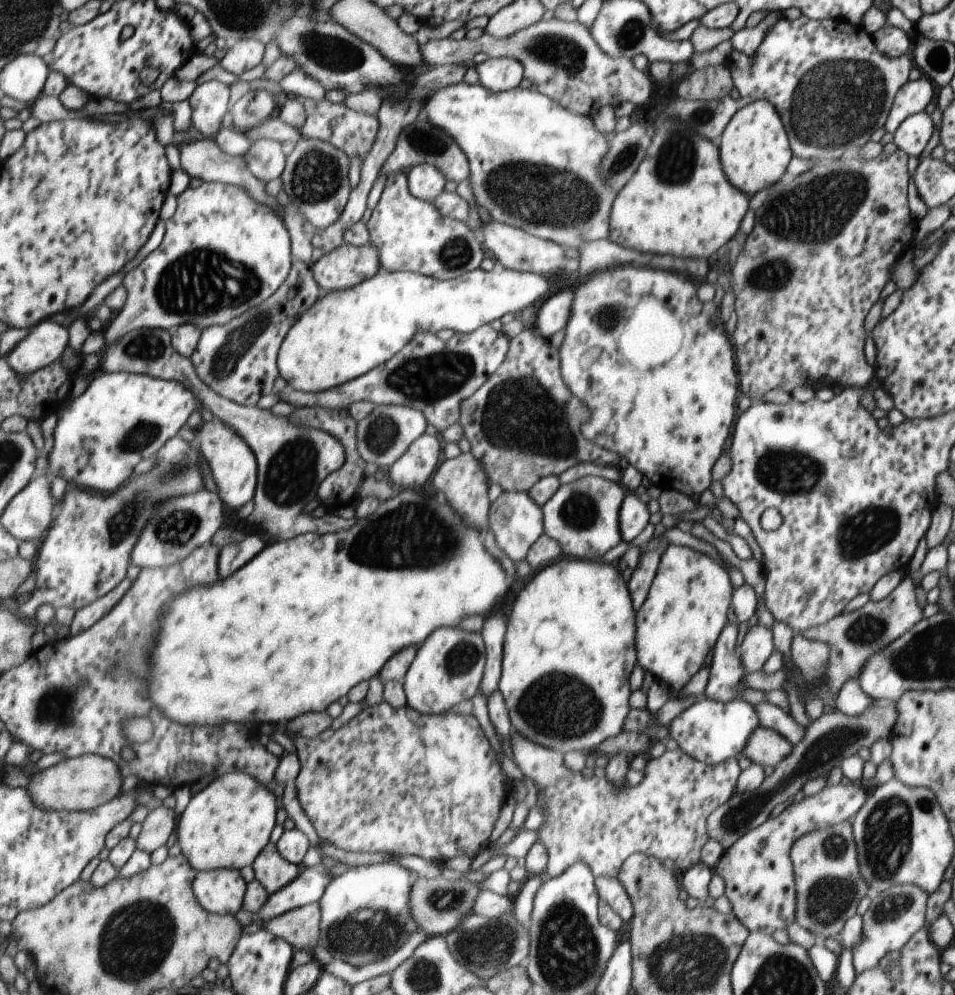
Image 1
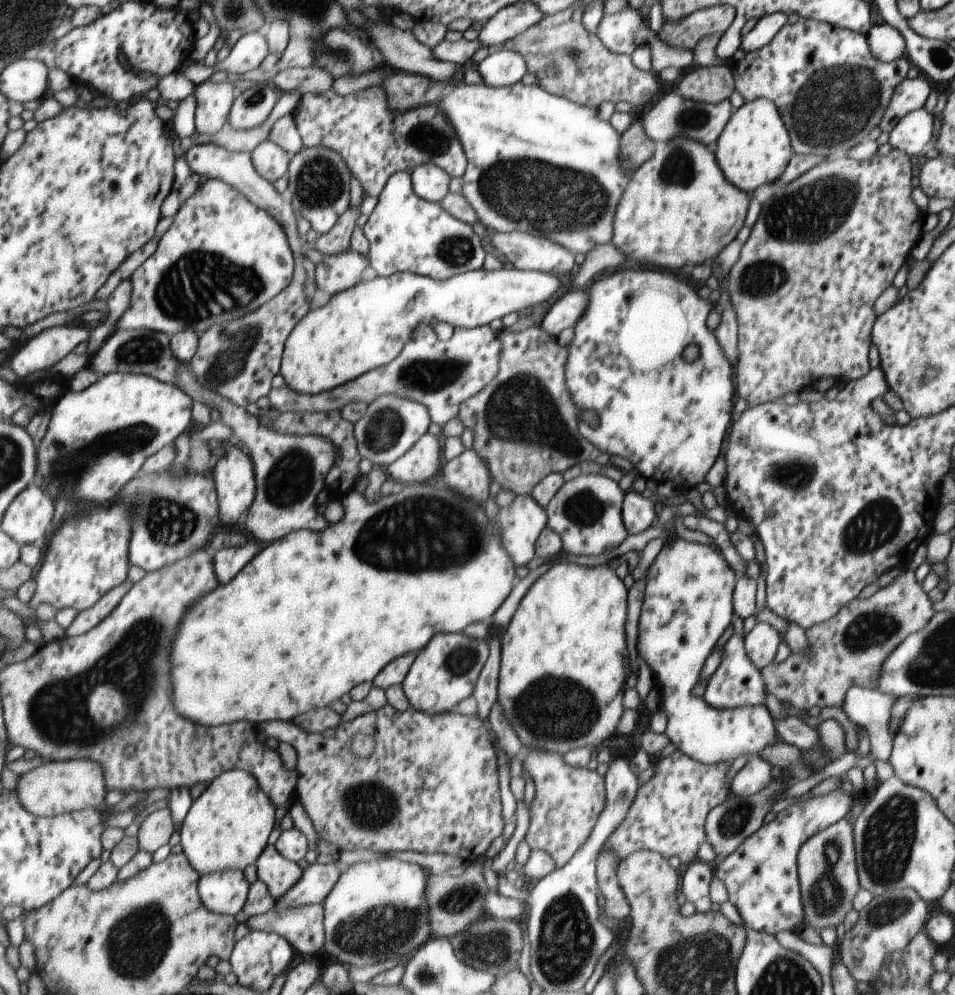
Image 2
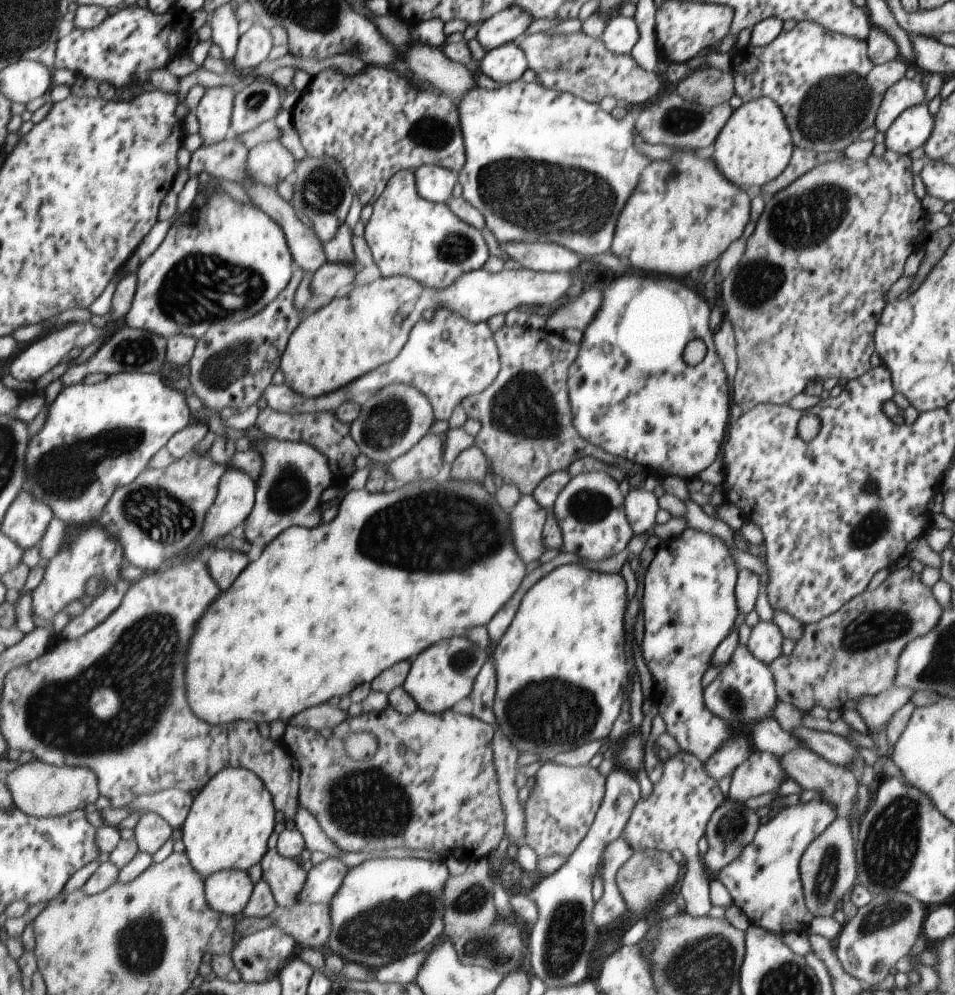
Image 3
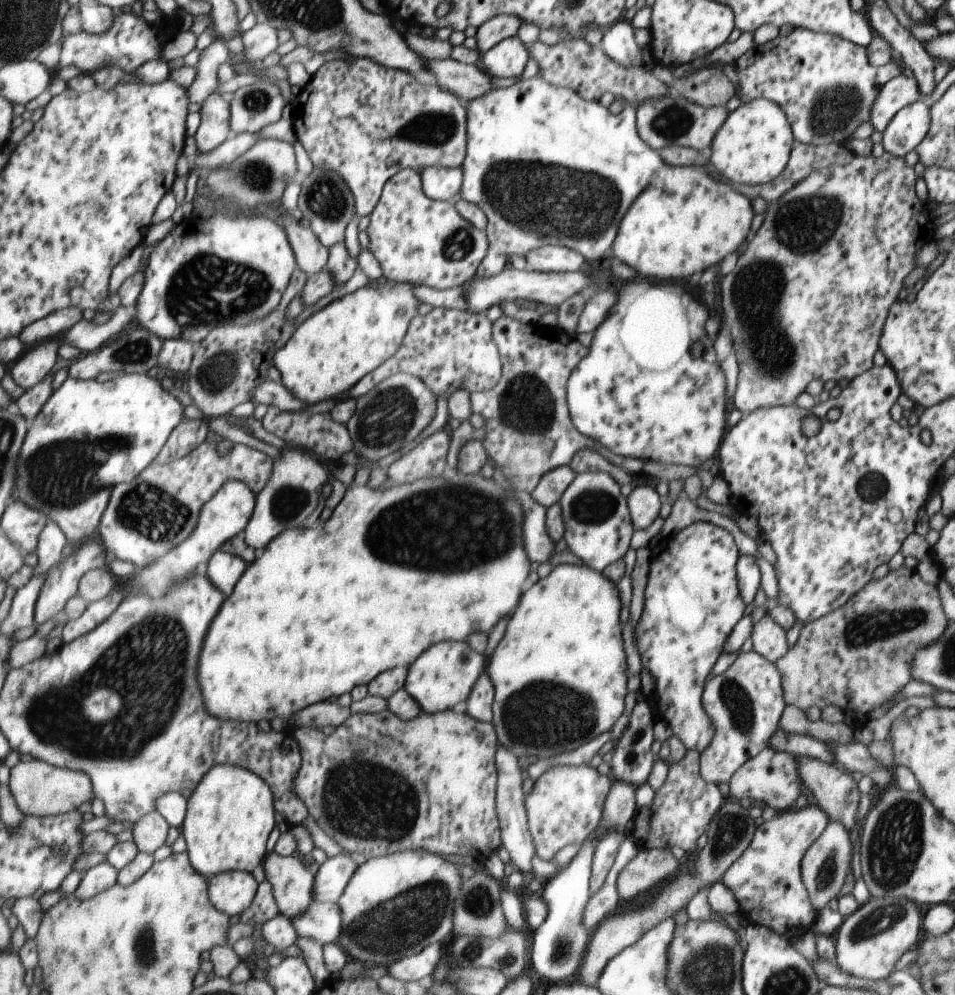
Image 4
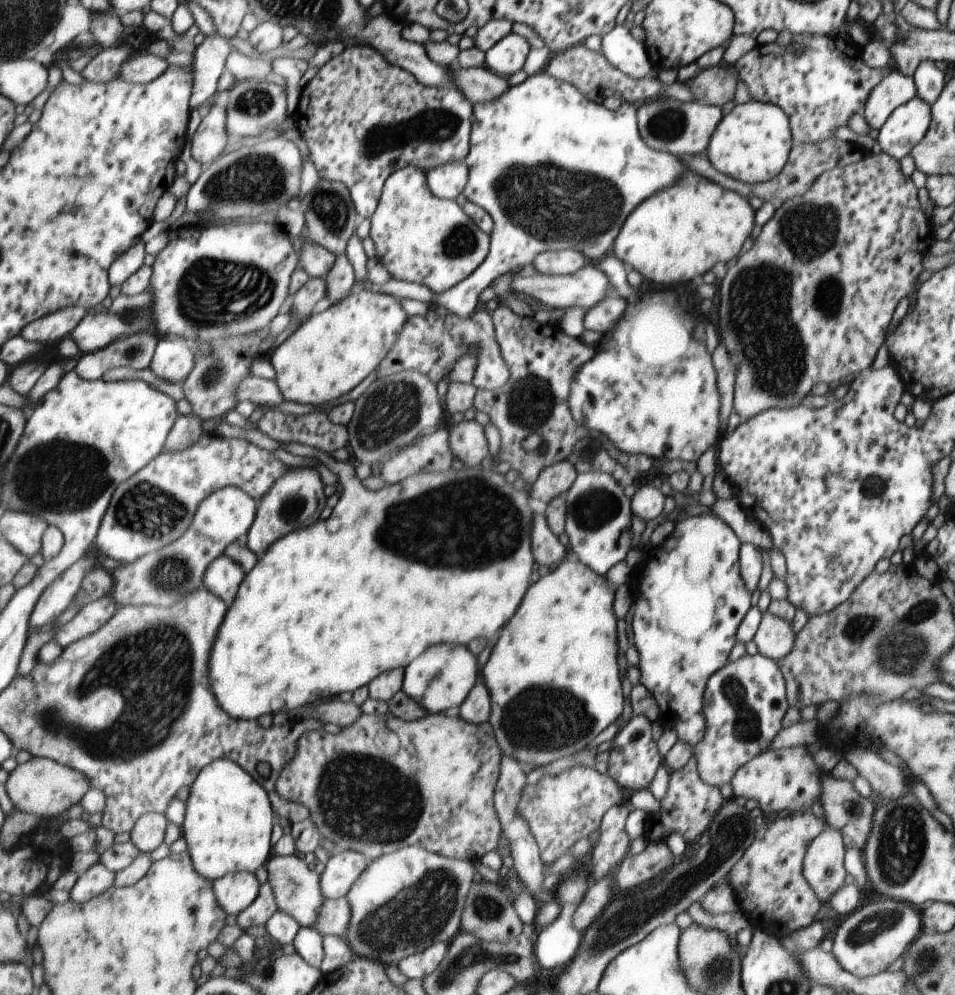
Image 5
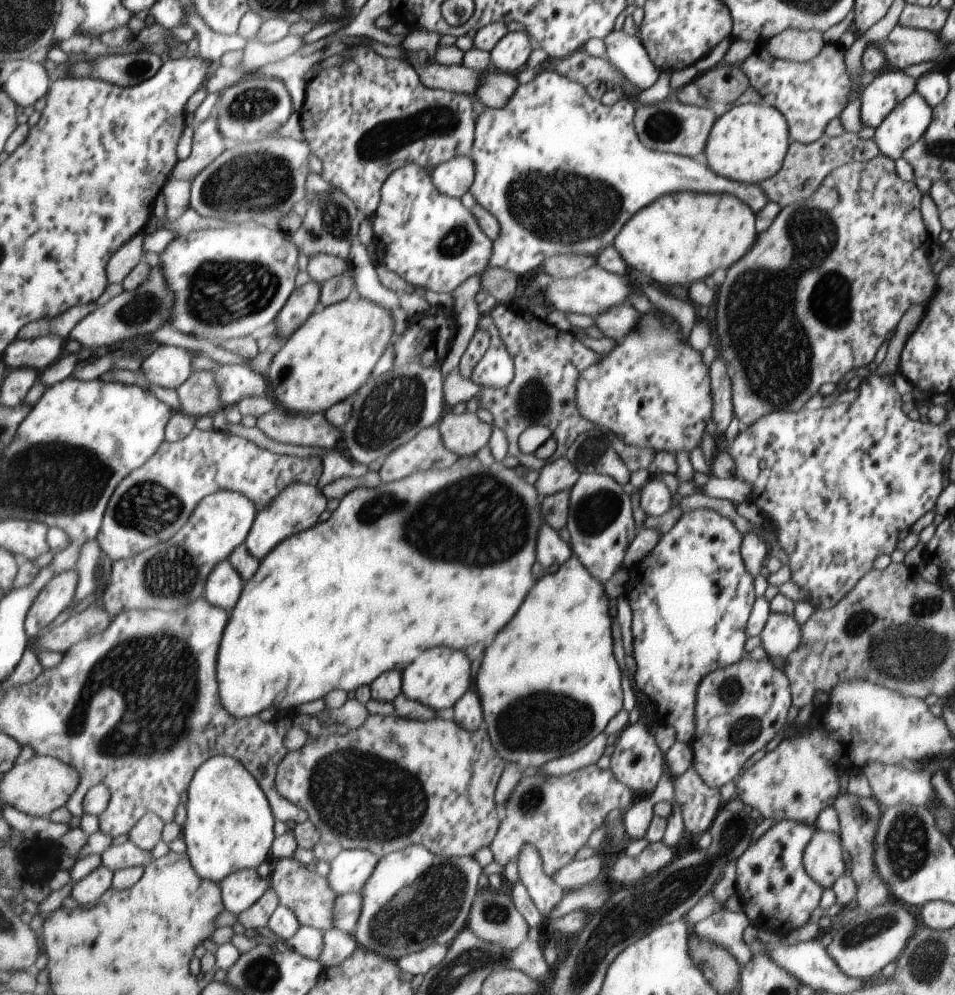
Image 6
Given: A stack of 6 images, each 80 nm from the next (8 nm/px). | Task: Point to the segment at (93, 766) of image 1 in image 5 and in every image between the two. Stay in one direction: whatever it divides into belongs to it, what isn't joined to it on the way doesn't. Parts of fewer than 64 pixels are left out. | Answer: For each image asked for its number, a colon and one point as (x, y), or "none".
2: (57, 787)
3: (40, 789)
4: (40, 789)
5: (41, 786)

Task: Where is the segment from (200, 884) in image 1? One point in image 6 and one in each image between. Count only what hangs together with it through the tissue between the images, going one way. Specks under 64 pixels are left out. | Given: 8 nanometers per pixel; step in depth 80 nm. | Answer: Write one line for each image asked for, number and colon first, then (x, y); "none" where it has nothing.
2: (226, 893)
3: (229, 892)
4: (232, 892)
5: (235, 892)
6: (240, 891)

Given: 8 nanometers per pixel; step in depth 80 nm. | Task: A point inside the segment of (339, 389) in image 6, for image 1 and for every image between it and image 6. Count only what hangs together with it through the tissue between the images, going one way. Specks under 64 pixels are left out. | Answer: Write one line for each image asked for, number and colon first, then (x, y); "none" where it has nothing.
1: (348, 332)
2: (366, 326)
3: (352, 335)
4: (335, 347)
5: (333, 350)

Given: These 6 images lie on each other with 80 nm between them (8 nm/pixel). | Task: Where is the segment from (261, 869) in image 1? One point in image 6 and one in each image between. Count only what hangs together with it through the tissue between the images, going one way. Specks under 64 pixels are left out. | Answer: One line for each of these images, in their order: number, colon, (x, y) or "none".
2: (281, 874)
3: (286, 877)
4: (293, 884)
5: (298, 889)
6: (309, 895)

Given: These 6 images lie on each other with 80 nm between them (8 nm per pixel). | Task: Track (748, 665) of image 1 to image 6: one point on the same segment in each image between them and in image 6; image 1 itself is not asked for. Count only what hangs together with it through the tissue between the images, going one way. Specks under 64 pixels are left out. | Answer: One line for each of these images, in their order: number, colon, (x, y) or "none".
2: (760, 643)
3: (764, 642)
4: (768, 639)
5: (774, 638)
6: (781, 635)

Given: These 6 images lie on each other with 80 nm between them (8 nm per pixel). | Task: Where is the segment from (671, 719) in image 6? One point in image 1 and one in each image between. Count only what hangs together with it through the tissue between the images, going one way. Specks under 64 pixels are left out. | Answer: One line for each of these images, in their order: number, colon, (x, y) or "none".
1: (684, 609)
2: (686, 606)
3: (687, 605)
4: (691, 603)
5: (690, 600)

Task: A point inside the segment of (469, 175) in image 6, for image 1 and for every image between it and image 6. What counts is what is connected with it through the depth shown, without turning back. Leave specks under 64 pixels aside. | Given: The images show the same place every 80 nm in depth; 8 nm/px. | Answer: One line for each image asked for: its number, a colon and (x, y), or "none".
1: (425, 181)
2: (429, 182)
3: (434, 183)
4: (439, 183)
5: (446, 181)

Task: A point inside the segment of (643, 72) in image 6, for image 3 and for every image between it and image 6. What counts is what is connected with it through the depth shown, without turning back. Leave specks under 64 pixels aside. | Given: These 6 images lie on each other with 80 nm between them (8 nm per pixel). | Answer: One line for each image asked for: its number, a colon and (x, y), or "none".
3: (620, 33)
4: (617, 42)
5: (626, 54)

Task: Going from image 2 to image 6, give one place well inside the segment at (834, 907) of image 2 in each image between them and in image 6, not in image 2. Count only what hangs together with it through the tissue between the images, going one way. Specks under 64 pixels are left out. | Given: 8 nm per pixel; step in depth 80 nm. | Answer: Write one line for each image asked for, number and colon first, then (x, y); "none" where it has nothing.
3: (826, 868)
4: (823, 867)
5: (822, 866)
6: (822, 860)

